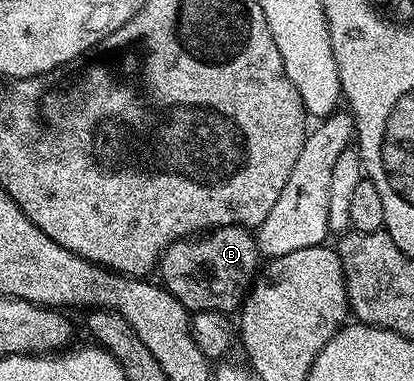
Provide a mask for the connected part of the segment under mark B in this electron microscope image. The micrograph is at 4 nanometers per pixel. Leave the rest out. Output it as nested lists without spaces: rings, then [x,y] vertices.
[[[217,227],[187,240],[177,240],[162,251],[158,279],[189,312],[212,311],[226,315],[243,304],[259,263],[256,240],[247,228]]]

